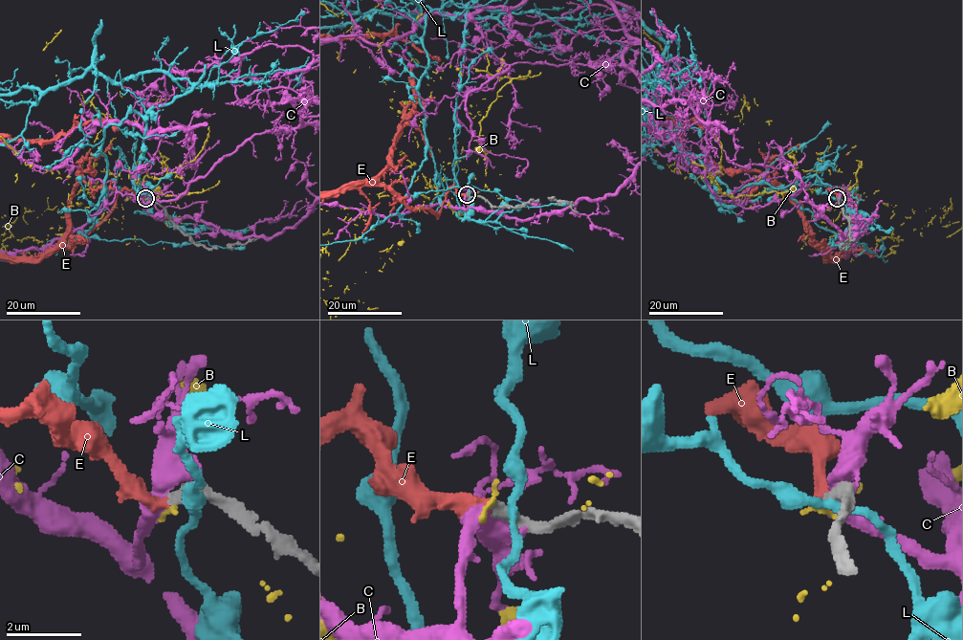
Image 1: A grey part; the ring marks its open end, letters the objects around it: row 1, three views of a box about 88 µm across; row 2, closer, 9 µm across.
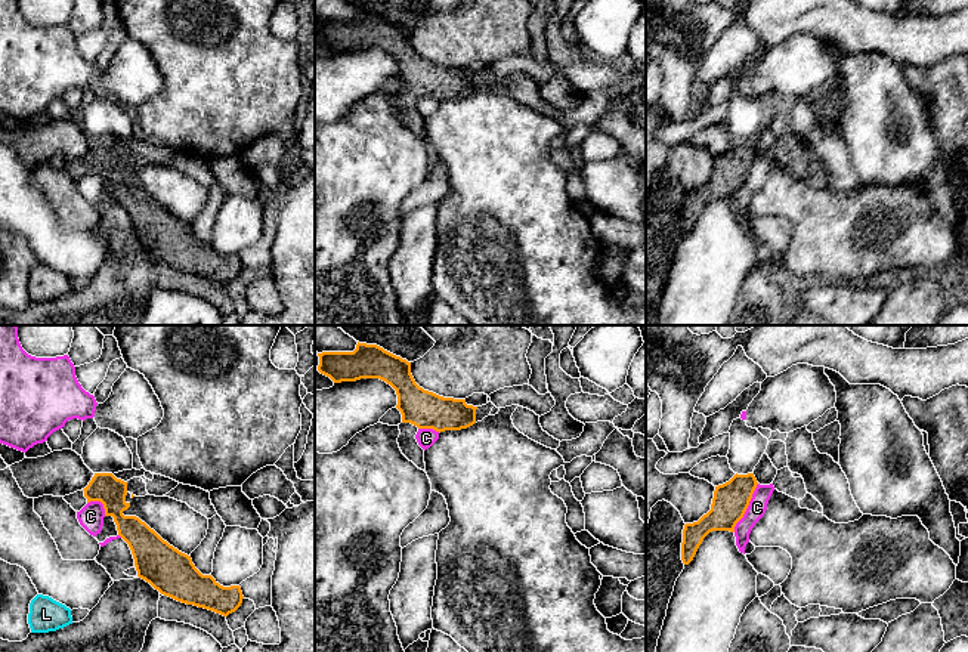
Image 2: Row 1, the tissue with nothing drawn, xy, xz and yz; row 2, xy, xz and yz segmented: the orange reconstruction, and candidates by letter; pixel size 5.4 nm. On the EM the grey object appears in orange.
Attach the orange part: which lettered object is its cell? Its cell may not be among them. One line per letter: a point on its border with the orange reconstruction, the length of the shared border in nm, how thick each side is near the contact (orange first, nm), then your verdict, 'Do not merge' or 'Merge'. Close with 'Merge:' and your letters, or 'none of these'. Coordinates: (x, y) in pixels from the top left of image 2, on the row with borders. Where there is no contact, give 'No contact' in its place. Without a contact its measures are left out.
B: No contact. Do not merge
C: Touches orange at yz (747, 507). Shared border 300 nm. Thickness 190 nm (orange) against 100 nm. Do not merge
E: No contact. Merge
L: No contact. Do not merge
Merge: E

